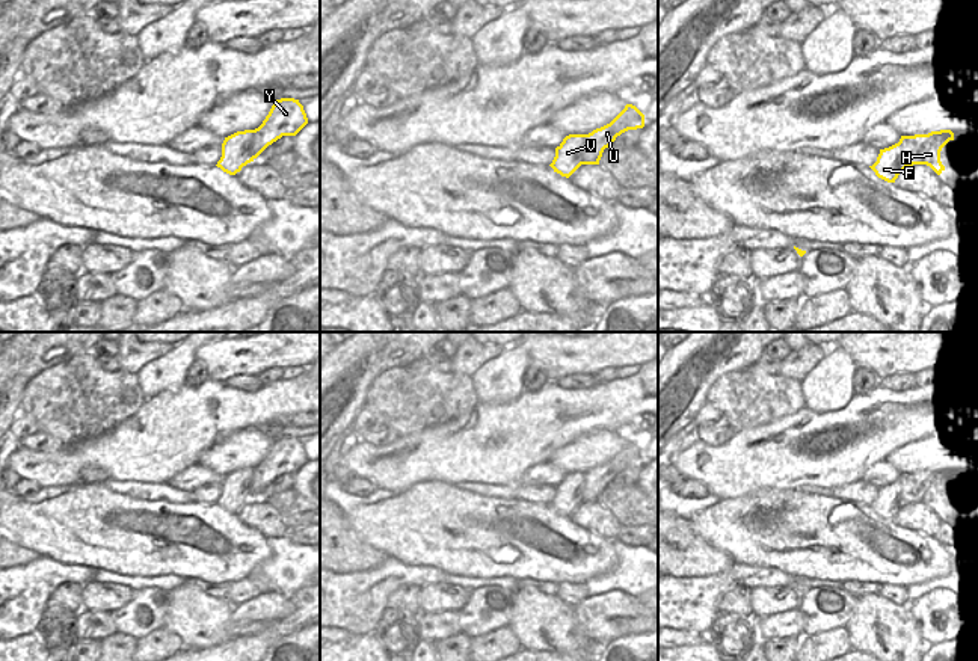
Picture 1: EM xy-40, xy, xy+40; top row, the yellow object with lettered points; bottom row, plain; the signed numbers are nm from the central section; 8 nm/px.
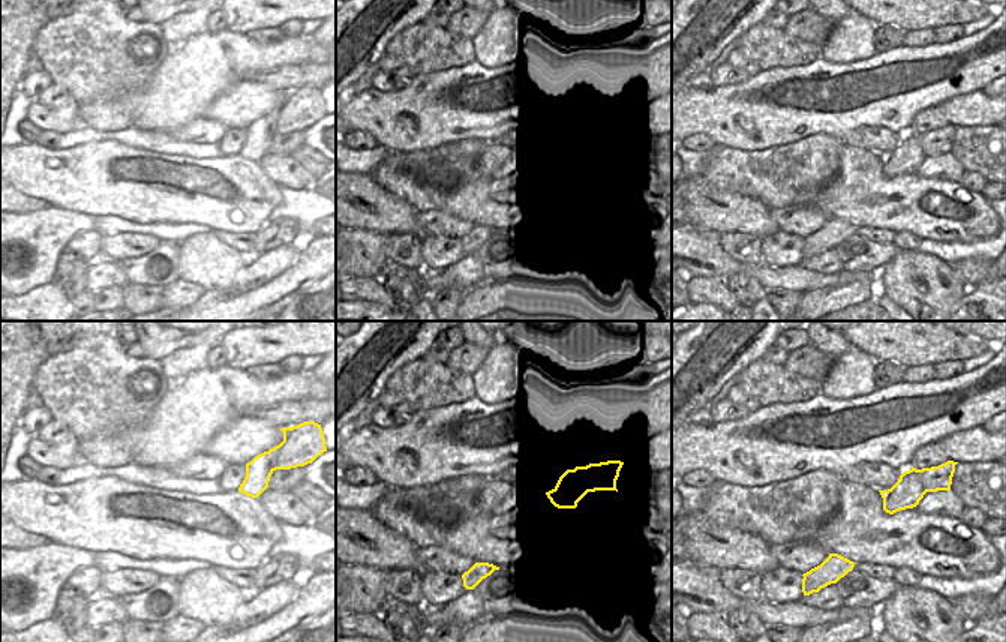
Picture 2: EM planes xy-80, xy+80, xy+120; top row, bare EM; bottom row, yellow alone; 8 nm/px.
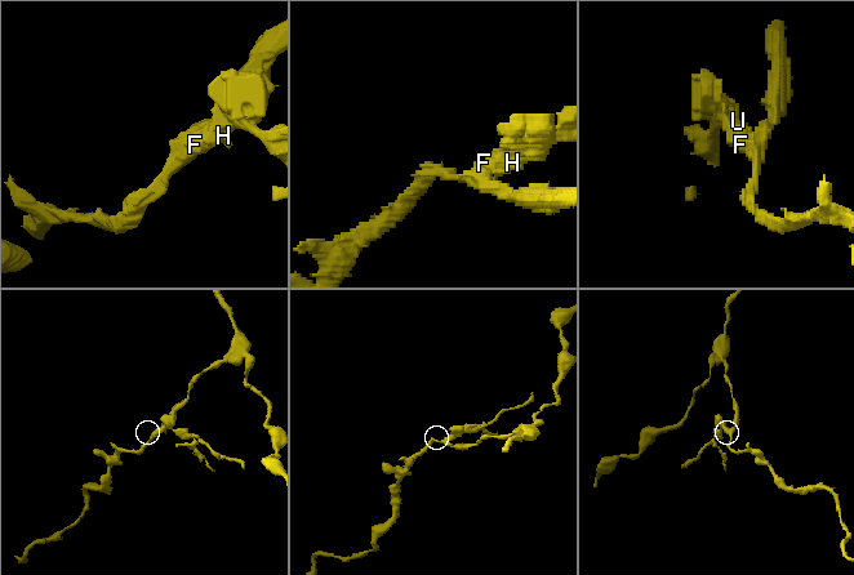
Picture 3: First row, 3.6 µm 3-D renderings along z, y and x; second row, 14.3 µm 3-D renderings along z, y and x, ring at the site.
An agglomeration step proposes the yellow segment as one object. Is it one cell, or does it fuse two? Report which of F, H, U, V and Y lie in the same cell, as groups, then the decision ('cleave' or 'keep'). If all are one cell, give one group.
F / H U V Y; cleave

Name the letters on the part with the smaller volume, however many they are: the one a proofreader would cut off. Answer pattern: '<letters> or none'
H, U, V, Y.

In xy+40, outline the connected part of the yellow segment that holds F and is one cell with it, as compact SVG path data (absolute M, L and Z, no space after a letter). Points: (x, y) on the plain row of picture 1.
M900 480L889 486L880 487L877 500L872 504L869 504L878 516L887 521L895 521L895 518L900 513L900 509L895 506L898 489Z

